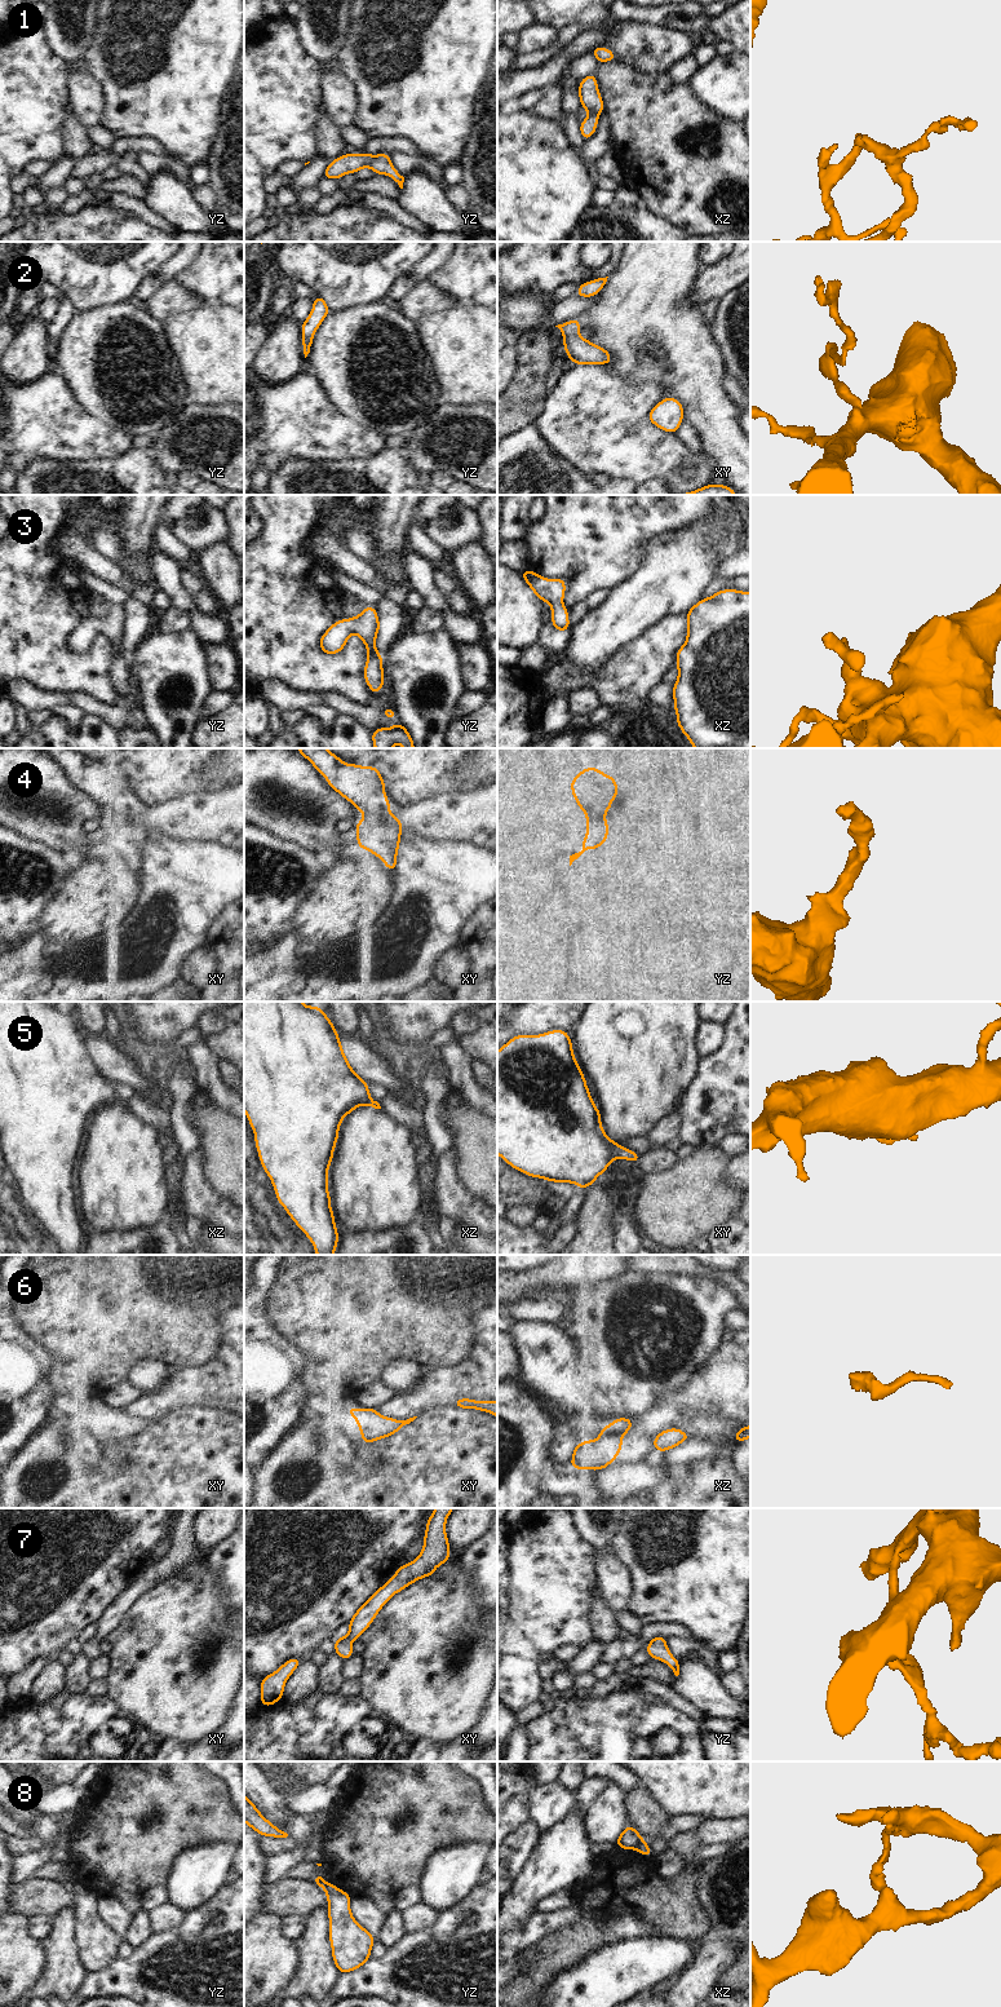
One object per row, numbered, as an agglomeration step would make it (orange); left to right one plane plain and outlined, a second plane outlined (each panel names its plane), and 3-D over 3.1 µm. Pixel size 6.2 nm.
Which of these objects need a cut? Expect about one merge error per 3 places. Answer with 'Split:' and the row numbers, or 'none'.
Split: 1, 6, 8.

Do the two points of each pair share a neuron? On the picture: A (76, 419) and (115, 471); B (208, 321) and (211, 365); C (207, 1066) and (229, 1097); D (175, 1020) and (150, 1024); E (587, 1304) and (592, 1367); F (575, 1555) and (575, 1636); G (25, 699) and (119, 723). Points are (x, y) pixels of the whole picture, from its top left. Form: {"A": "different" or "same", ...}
{"A": "different", "B": "same", "C": "same", "D": "same", "E": "same", "F": "same", "G": "same"}

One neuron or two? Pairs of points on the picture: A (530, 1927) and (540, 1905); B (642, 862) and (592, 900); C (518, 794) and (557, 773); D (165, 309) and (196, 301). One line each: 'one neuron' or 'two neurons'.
A: two neurons
B: one neuron
C: one neuron
D: one neuron

